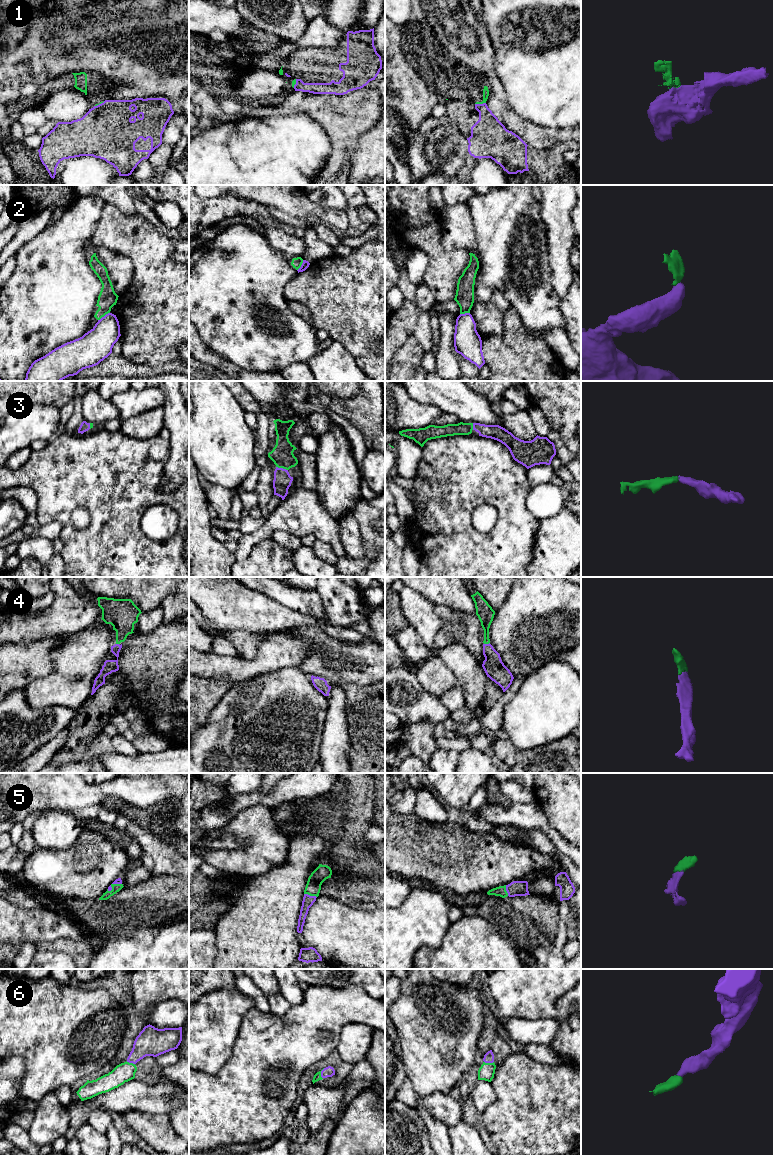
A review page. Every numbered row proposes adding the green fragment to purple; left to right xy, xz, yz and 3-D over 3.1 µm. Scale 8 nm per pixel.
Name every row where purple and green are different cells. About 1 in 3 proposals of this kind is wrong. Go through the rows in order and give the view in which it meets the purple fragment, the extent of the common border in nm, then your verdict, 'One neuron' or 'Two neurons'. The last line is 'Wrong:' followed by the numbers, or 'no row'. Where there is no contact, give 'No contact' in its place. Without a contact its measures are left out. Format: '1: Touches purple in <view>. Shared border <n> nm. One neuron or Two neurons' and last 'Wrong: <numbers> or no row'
1: Touches purple in yz. Shared border 90 nm. Two neurons
2: Touches purple in xy. Shared border 120 nm. Two neurons
3: Touches purple in xz. Shared border 100 nm. One neuron
4: Touches purple in yz. Shared border 50 nm. One neuron
5: Touches purple in xz. Shared border 110 nm. One neuron
6: Touches purple in xz. Shared border 90 nm. One neuron
Wrong: 1, 2

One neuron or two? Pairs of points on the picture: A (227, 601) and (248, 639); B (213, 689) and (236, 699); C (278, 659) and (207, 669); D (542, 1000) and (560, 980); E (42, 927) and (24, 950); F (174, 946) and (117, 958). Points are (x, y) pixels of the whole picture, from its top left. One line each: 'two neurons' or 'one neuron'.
A: two neurons
B: two neurons
C: one neuron
D: one neuron
E: two neurons
F: one neuron

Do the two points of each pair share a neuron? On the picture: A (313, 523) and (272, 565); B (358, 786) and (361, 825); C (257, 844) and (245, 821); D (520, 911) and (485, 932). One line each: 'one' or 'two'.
A: two
B: one
C: one
D: two

